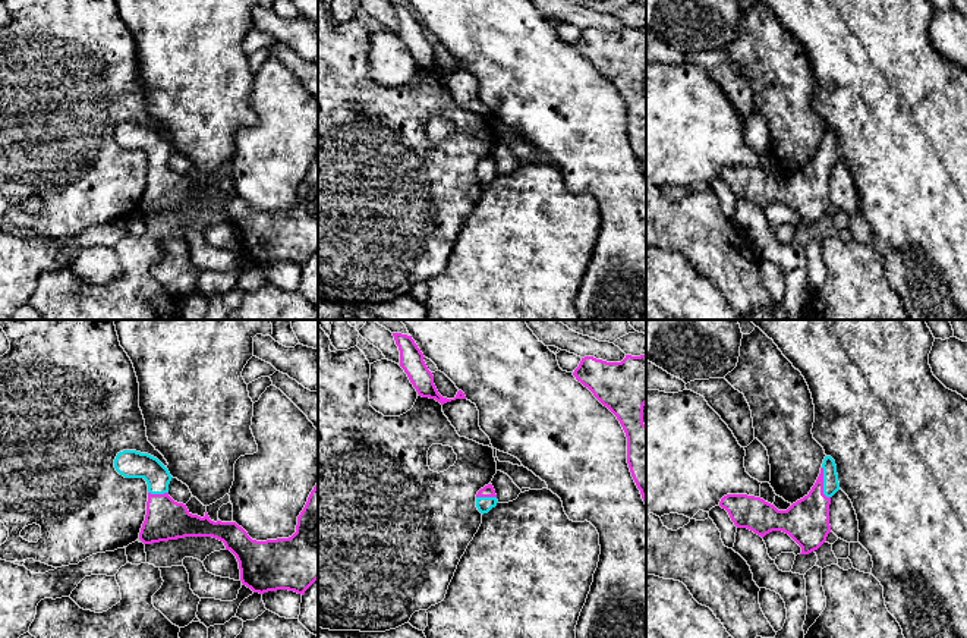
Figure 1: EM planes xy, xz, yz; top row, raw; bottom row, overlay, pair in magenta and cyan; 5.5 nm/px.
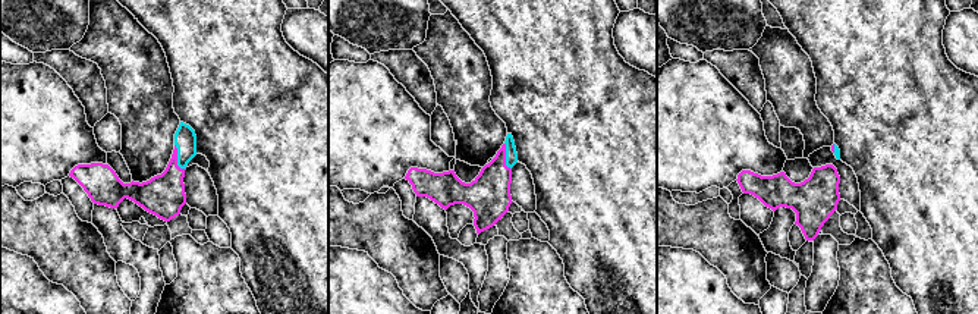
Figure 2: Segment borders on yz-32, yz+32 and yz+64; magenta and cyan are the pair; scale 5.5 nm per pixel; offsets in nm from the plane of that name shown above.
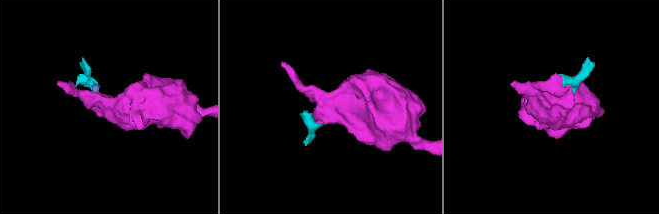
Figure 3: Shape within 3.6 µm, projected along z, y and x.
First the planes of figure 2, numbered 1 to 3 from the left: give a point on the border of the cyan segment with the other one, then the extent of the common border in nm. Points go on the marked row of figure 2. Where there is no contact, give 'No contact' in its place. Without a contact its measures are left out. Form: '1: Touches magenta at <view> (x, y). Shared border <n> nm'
1: Touches magenta at yz-32 (176, 159). Shared border 160 nm
2: Touches magenta at yz+32 (505, 156). Shared border 160 nm
3: Touches magenta at yz+64 (833, 148). Shared border 50 nm

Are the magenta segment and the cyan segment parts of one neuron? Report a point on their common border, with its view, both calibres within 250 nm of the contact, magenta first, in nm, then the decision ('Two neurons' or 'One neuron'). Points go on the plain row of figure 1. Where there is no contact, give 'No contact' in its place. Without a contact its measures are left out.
Touches magenta at yz (822, 154). Thickness 240 nm (magenta) against 90 nm. One neuron

